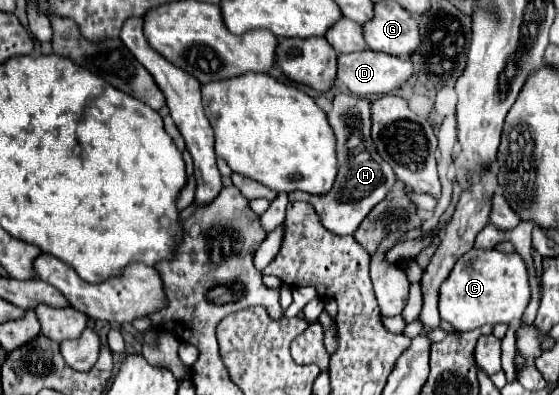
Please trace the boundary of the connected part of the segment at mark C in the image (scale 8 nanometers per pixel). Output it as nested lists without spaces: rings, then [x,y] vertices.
[[[497,249],[467,251],[441,285],[439,315],[457,331],[473,331],[485,323],[517,323],[531,301],[527,263],[519,253],[501,253]]]

